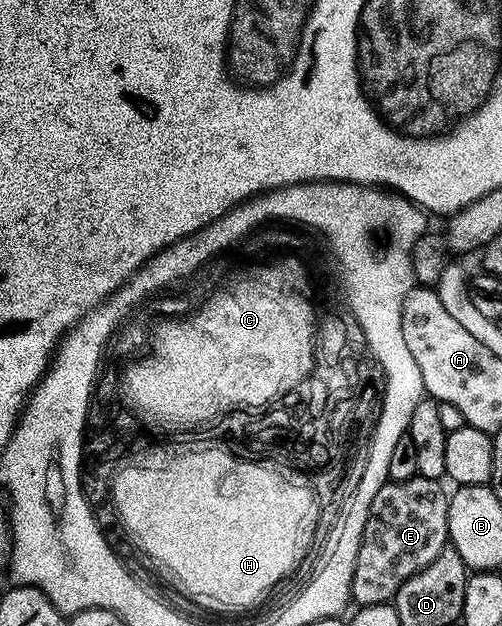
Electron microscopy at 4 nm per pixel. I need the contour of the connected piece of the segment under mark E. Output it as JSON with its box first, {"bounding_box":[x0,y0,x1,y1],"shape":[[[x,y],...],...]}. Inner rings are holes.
{"bounding_box":[350,476,448,606],"shape":[[[417,476],[403,482],[389,481],[372,500],[370,519],[364,524],[360,552],[350,585],[351,599],[358,606],[389,603],[409,578],[416,576],[448,544],[448,490],[436,478]]]}

